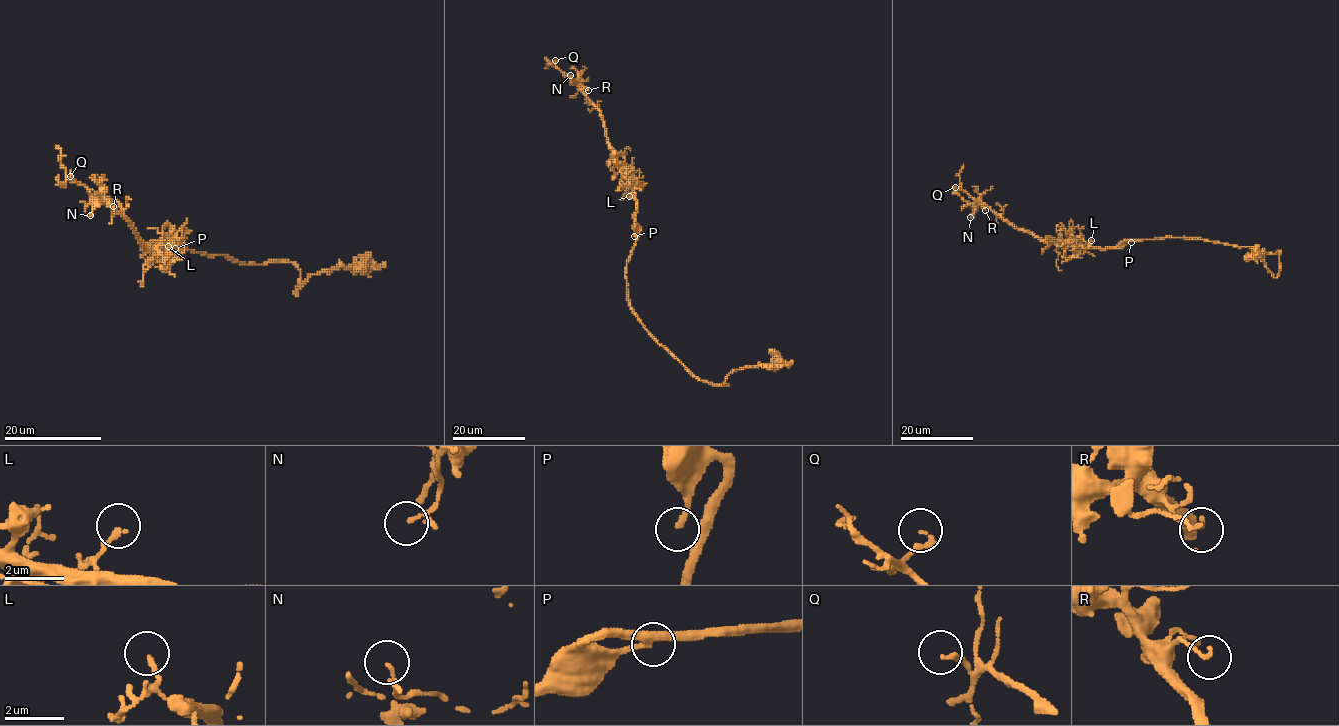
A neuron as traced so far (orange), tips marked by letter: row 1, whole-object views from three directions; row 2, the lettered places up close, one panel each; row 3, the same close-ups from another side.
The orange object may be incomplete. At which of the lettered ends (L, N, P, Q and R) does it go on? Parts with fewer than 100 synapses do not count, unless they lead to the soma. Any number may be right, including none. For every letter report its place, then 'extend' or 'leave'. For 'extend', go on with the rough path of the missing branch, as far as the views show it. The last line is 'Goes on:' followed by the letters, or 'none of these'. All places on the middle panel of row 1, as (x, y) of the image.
L: at (629, 196); leave
N: at (570, 75); leave
P: at (634, 236); extend; missing branch runs (634, 236), (583, 303), (516, 362), (498, 392), (488, 427)
Q: at (555, 60); leave
R: at (588, 90); leave
Goes on: P

